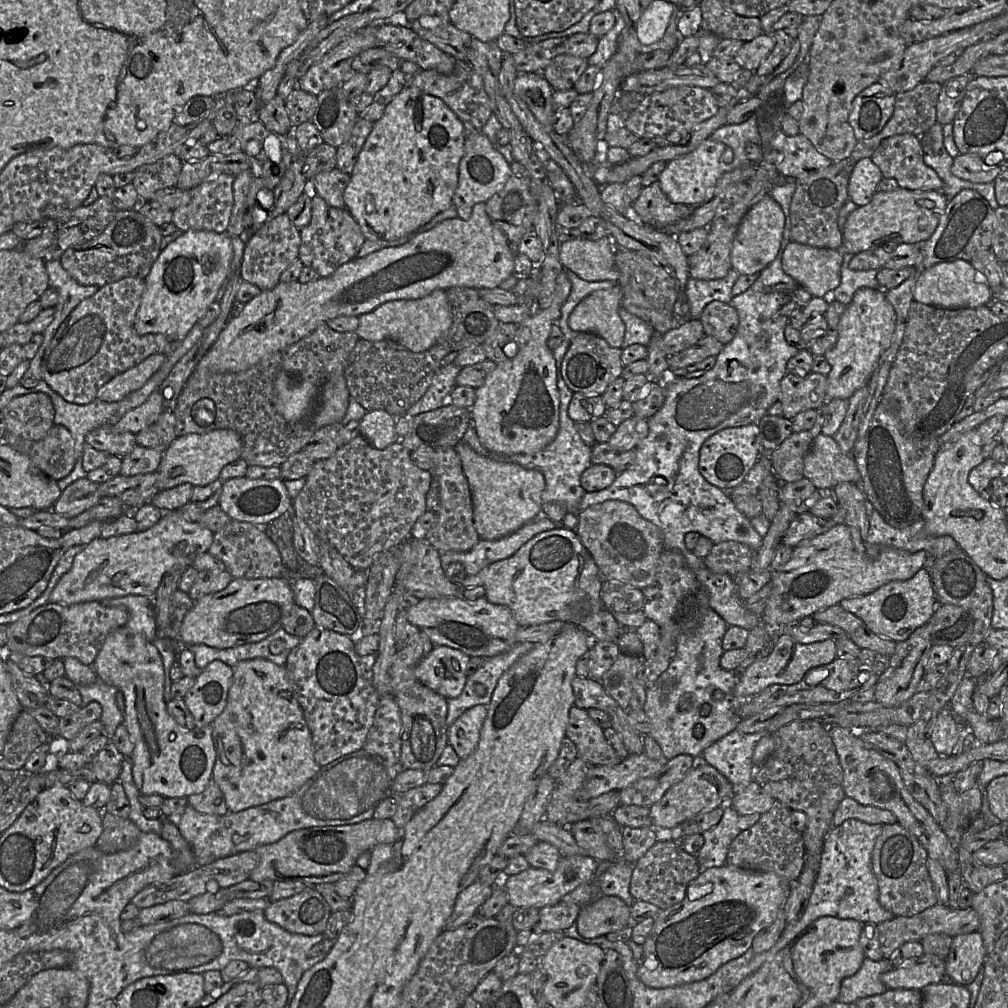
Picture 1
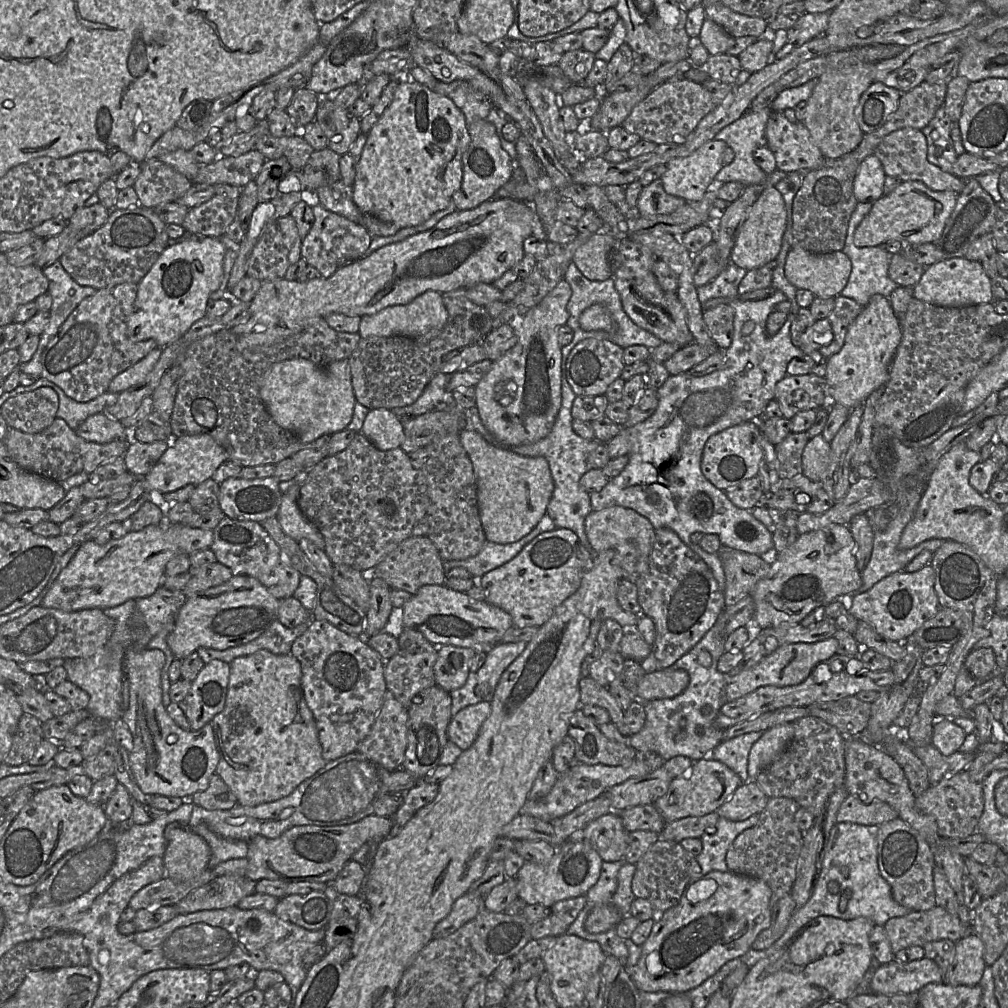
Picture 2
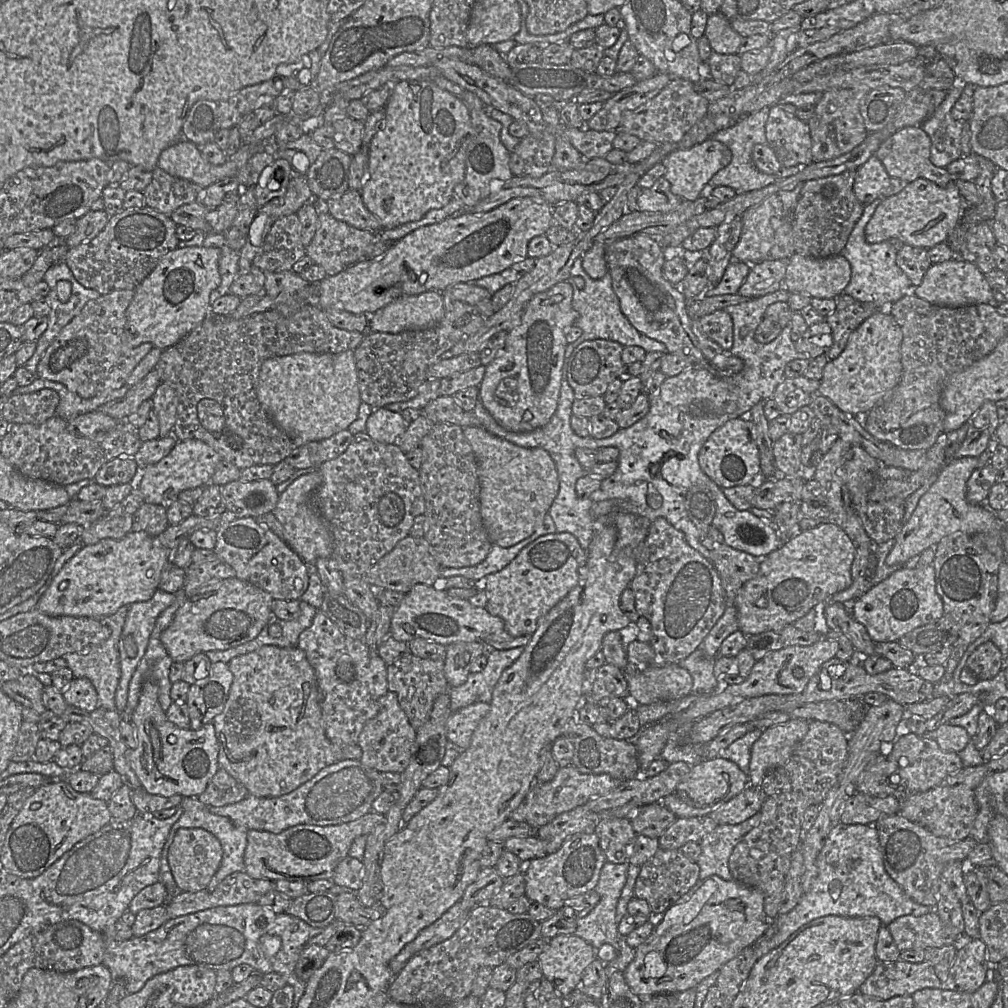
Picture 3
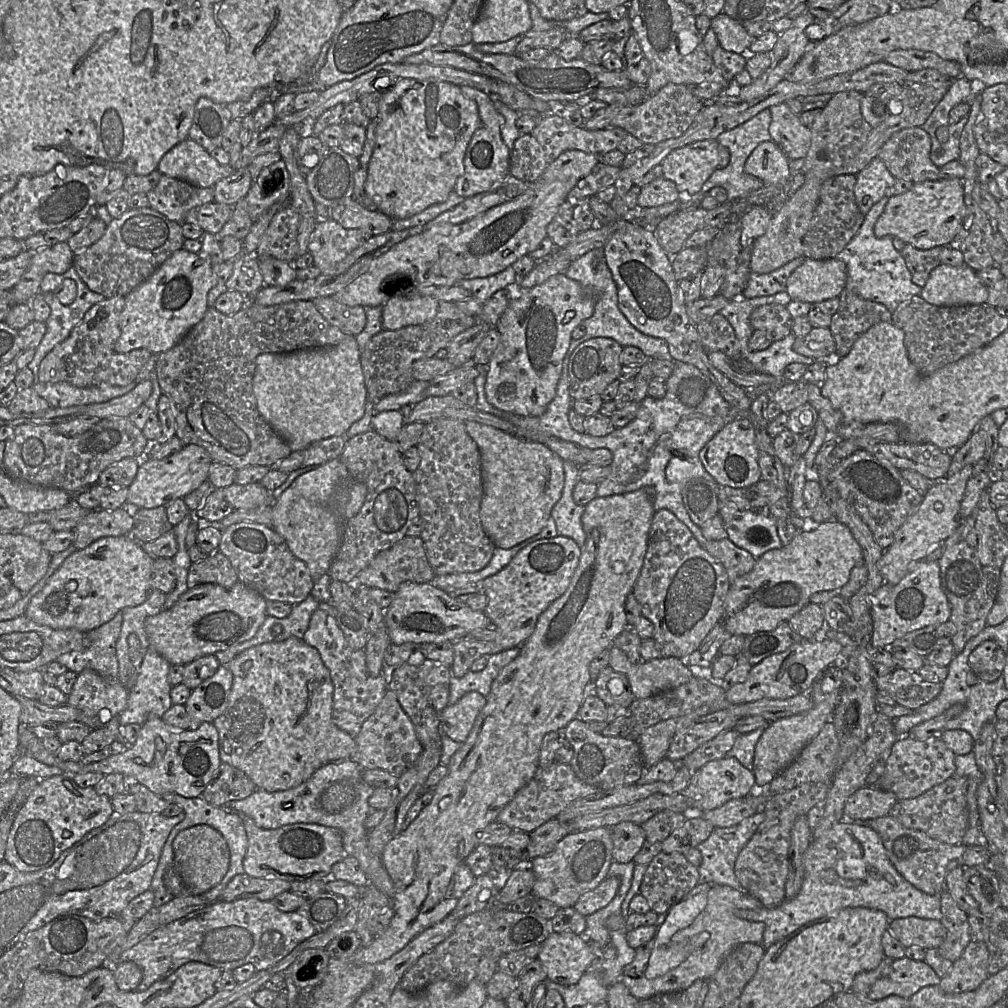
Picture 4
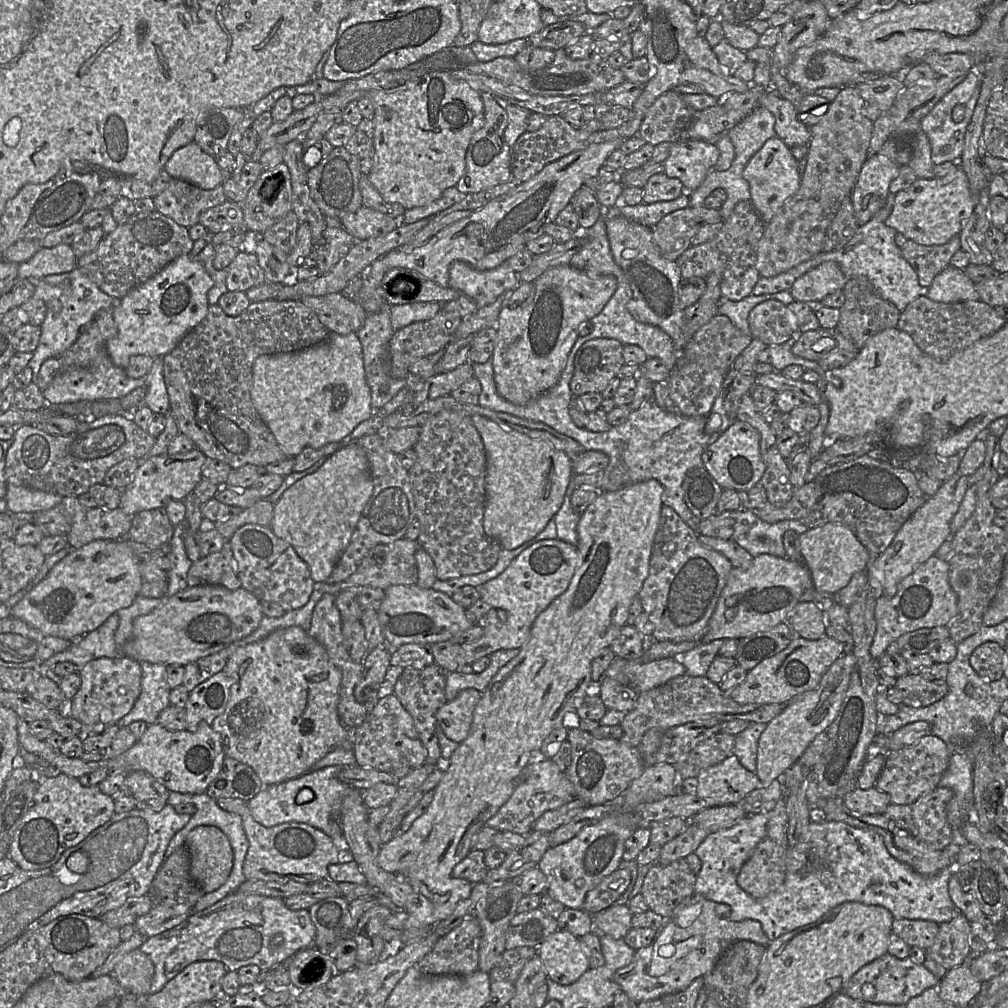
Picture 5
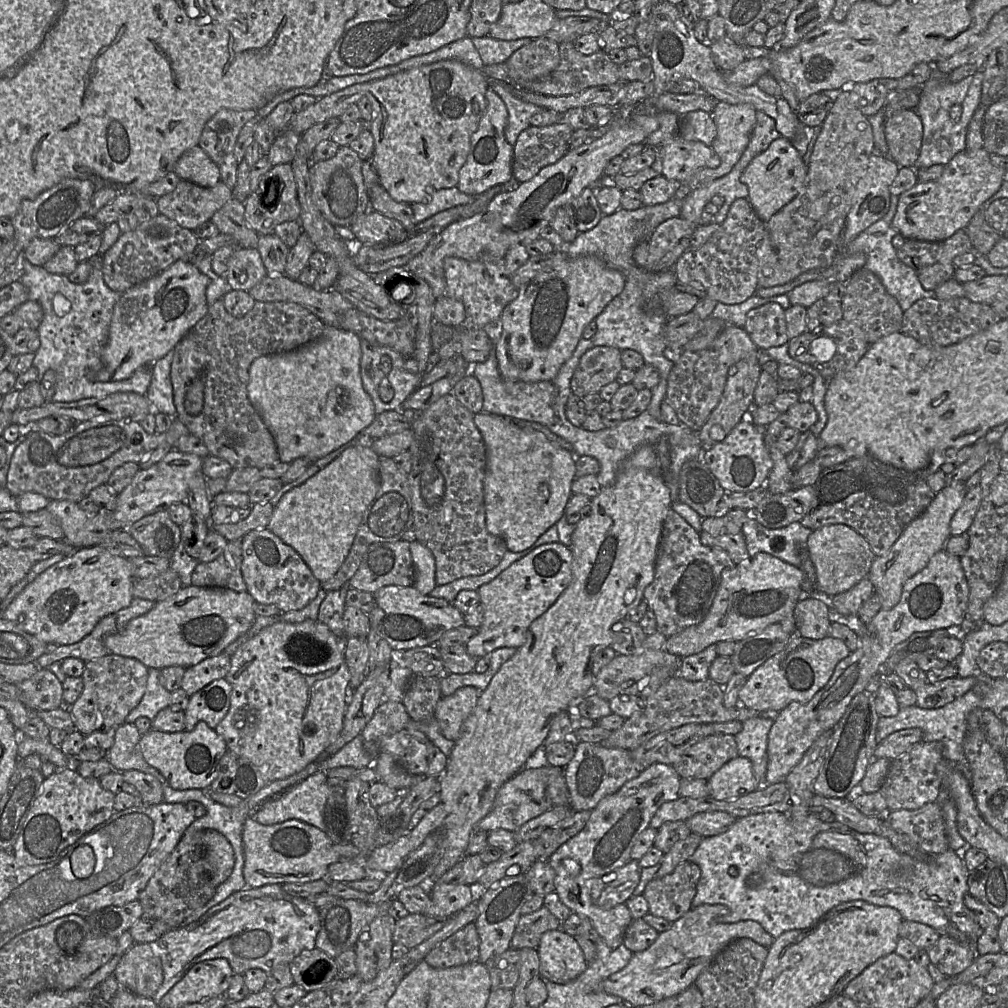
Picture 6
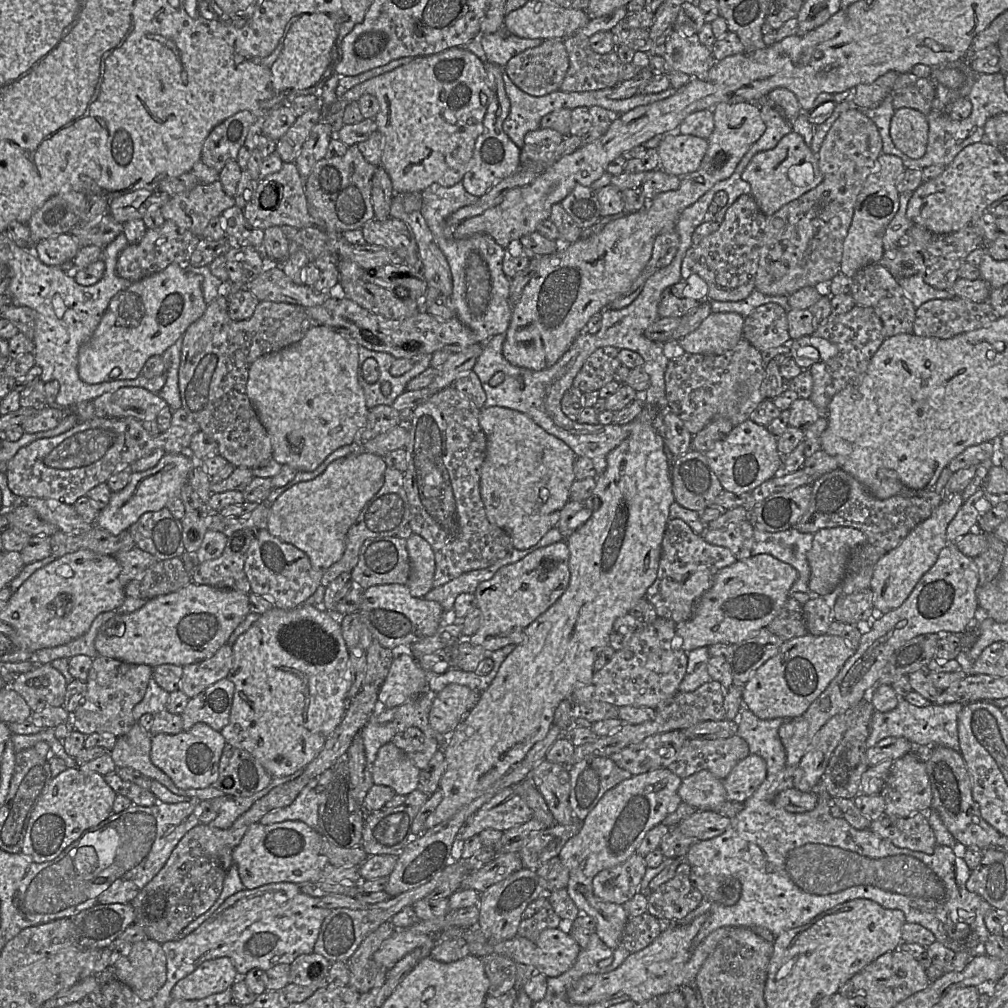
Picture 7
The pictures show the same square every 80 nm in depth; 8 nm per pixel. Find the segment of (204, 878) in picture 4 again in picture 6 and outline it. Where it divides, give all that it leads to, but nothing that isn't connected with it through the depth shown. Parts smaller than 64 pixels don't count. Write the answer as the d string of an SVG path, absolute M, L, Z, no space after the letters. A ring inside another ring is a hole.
M213 829L202 831L205 849L205 870L211 883L217 887L230 876L234 866L234 851L227 838Z

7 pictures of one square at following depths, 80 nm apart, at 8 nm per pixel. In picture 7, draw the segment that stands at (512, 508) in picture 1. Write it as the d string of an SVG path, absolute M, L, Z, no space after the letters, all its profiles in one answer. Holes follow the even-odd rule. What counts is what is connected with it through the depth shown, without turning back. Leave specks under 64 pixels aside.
M497 406L482 408L479 423L487 440L486 457L480 475L480 493L487 519L510 535L515 549L526 550L557 527L561 511L570 500L570 490L576 480L574 463L577 456L562 440L547 433L519 411Z

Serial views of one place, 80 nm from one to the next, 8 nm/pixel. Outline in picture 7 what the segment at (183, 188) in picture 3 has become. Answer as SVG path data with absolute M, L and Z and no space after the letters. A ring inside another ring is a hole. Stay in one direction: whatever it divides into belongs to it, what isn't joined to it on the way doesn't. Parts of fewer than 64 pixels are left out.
M218 180L208 185L199 183L172 196L160 210L166 220L173 221L201 239L209 222L234 205L234 197L224 192Z

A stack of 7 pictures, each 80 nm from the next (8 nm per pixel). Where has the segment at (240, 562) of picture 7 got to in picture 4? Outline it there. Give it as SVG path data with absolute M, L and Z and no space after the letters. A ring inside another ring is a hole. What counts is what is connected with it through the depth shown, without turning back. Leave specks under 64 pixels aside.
M216 551L206 559L192 563L187 587L192 589L202 584L218 584L230 588L238 581L238 575L229 559L220 551Z

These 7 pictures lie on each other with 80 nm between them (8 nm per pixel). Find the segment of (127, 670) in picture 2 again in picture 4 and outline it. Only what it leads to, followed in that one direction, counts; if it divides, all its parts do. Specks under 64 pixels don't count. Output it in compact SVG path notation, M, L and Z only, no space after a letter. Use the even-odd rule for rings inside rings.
M161 718L149 719L141 725L136 742L131 747L102 761L86 765L80 761L61 761L43 747L30 727L22 723L19 726L19 744L26 749L27 757L48 766L56 766L66 776L90 772L103 775L117 773L122 774L129 782L137 782L154 793L171 793L185 798L200 797L221 764L218 732L210 722L202 723L197 730L176 730L165 724Z

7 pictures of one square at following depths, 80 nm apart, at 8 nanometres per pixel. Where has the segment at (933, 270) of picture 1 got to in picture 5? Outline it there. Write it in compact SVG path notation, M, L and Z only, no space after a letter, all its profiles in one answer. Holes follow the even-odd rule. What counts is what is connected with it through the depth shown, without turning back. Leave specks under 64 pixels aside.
M950 265L933 279L926 297L940 303L979 300L975 284L966 275L964 270Z

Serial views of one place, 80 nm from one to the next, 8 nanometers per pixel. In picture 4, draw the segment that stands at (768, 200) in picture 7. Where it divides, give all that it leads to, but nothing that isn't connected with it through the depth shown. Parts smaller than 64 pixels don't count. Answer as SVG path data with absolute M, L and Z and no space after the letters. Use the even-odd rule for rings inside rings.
M772 140L760 143L753 150L744 170L760 179L764 185L784 185L792 176L789 159Z

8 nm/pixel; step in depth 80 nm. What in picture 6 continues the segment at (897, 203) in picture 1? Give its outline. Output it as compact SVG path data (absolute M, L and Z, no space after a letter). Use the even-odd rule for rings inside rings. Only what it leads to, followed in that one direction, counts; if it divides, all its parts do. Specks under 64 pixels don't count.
M985 148L965 149L944 166L939 178L928 182L918 181L899 195L892 226L906 239L943 241L967 227L983 203L999 190L1005 173L1006 170L992 164L990 153Z

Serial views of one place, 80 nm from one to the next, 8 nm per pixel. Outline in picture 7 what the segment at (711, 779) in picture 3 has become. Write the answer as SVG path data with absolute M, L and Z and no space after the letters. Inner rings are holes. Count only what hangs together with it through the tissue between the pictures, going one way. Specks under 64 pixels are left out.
M750 753L740 760L730 774L723 779L727 801L744 803L756 792L766 775L765 760Z

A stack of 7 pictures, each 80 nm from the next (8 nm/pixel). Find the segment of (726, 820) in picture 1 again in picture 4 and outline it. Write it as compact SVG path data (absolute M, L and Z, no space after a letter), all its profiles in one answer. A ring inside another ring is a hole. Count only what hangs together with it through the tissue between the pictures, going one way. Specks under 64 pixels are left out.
M759 810L757 813L745 818L737 825L727 828L714 828L709 837L697 846L702 855L702 861L698 868L698 883L726 885L735 890L745 892L735 875L735 862L740 851L748 843L764 819L764 812Z

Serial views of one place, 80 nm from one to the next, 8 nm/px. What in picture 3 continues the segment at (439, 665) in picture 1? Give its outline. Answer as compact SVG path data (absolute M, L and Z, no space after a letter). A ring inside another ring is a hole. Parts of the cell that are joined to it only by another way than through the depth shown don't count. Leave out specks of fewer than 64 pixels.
M482 641L456 642L446 646L444 674L450 687L464 684L471 673L471 664L489 649Z

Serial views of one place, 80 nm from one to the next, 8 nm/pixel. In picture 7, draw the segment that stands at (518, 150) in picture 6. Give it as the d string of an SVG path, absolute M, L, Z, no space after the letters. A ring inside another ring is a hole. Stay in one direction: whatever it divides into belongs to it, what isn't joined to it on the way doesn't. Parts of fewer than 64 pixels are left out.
M539 128L528 132L520 149L520 167L549 159L564 138L565 136L553 129Z

